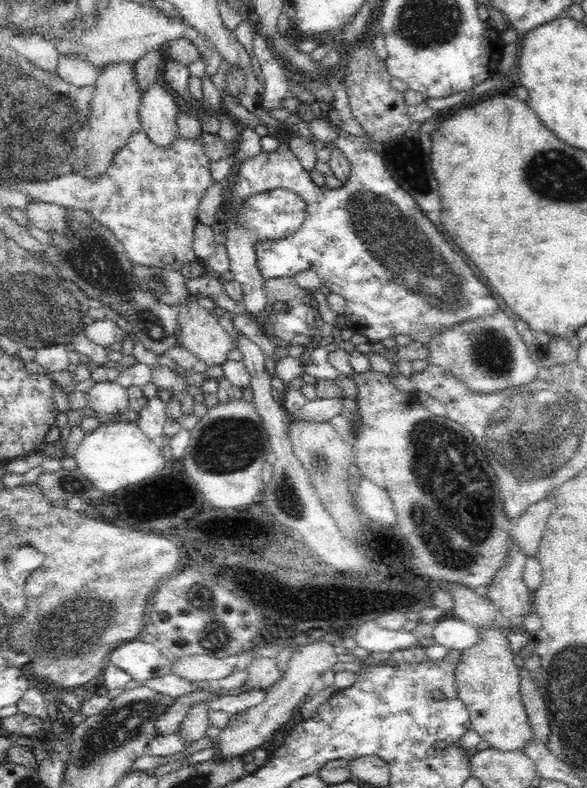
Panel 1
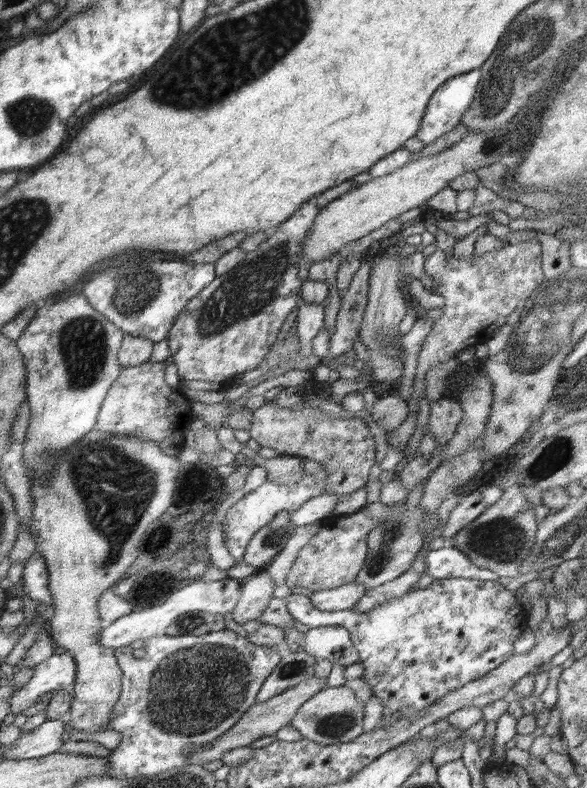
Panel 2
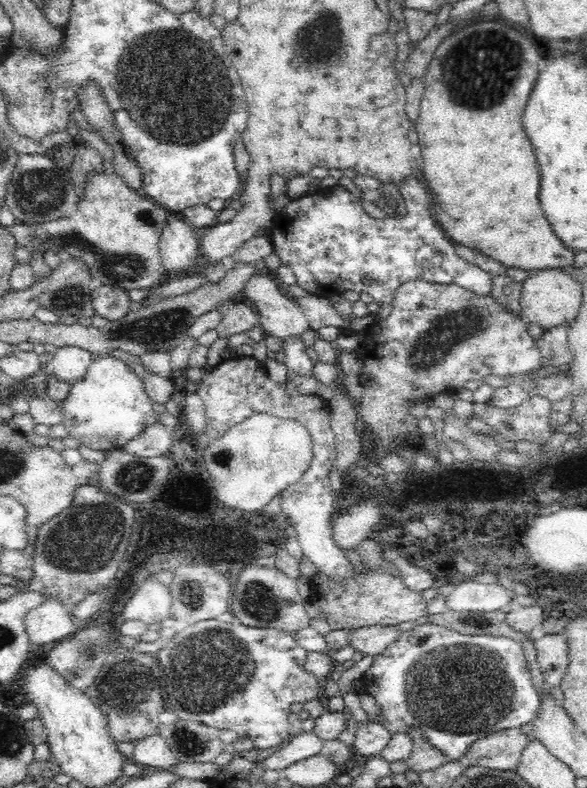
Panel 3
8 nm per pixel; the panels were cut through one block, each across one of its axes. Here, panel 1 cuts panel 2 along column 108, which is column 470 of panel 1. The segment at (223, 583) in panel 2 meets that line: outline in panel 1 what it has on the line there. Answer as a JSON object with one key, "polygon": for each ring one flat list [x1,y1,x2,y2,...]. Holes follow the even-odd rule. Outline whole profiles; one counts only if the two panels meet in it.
{"polygon":[[446,615,433,629,434,641,450,650,467,650,481,640,481,629,474,623,466,623,455,615]]}

